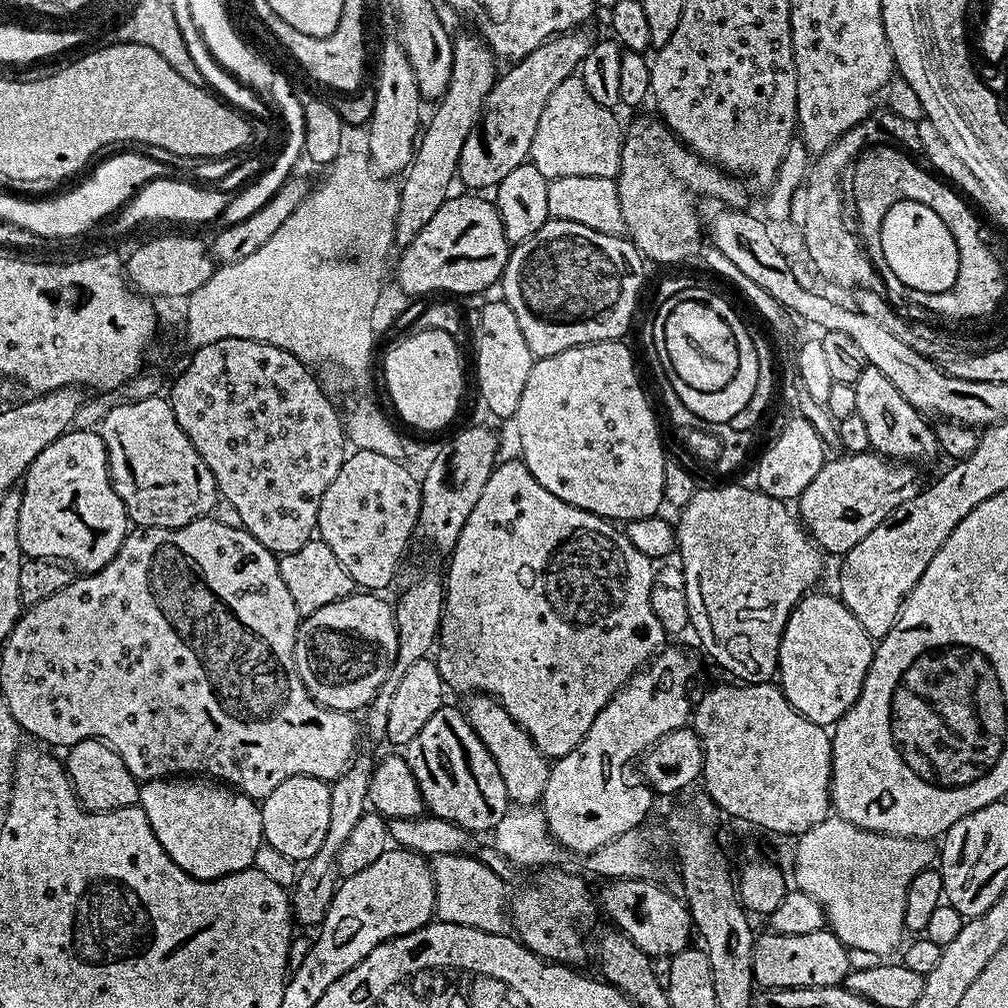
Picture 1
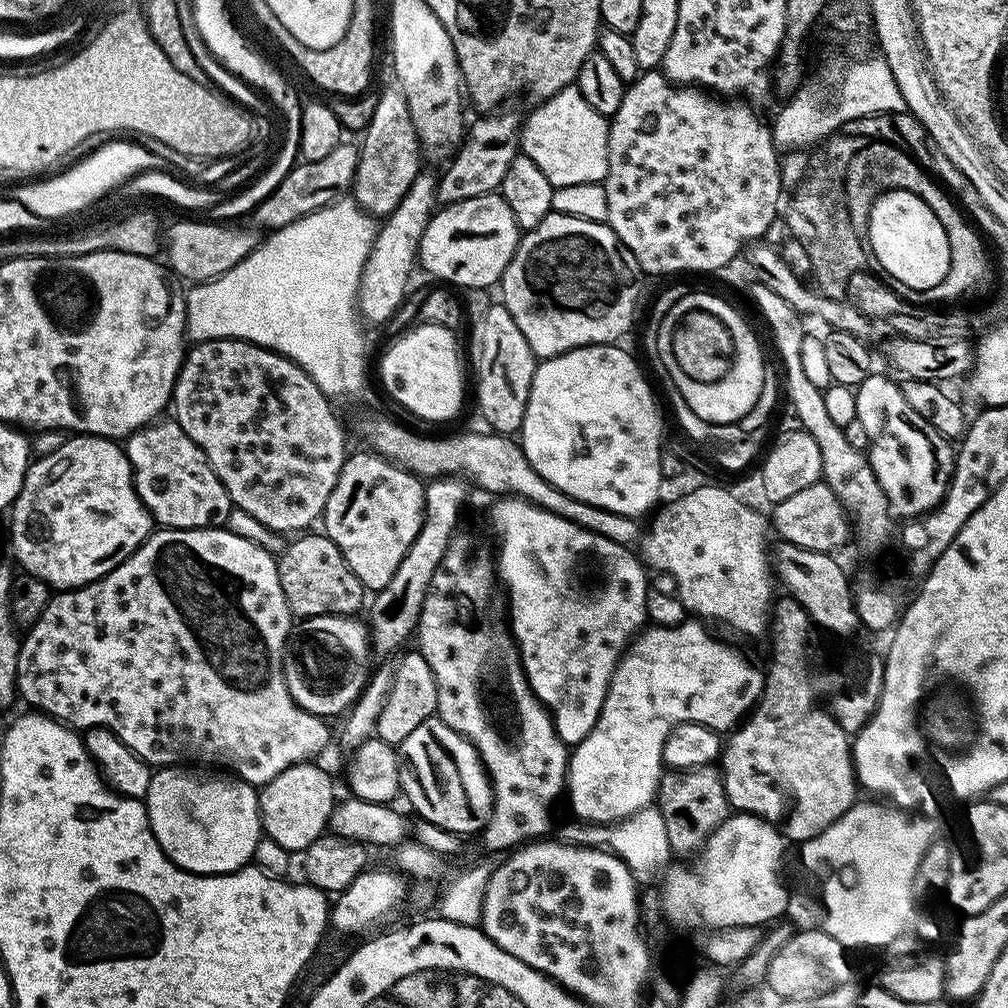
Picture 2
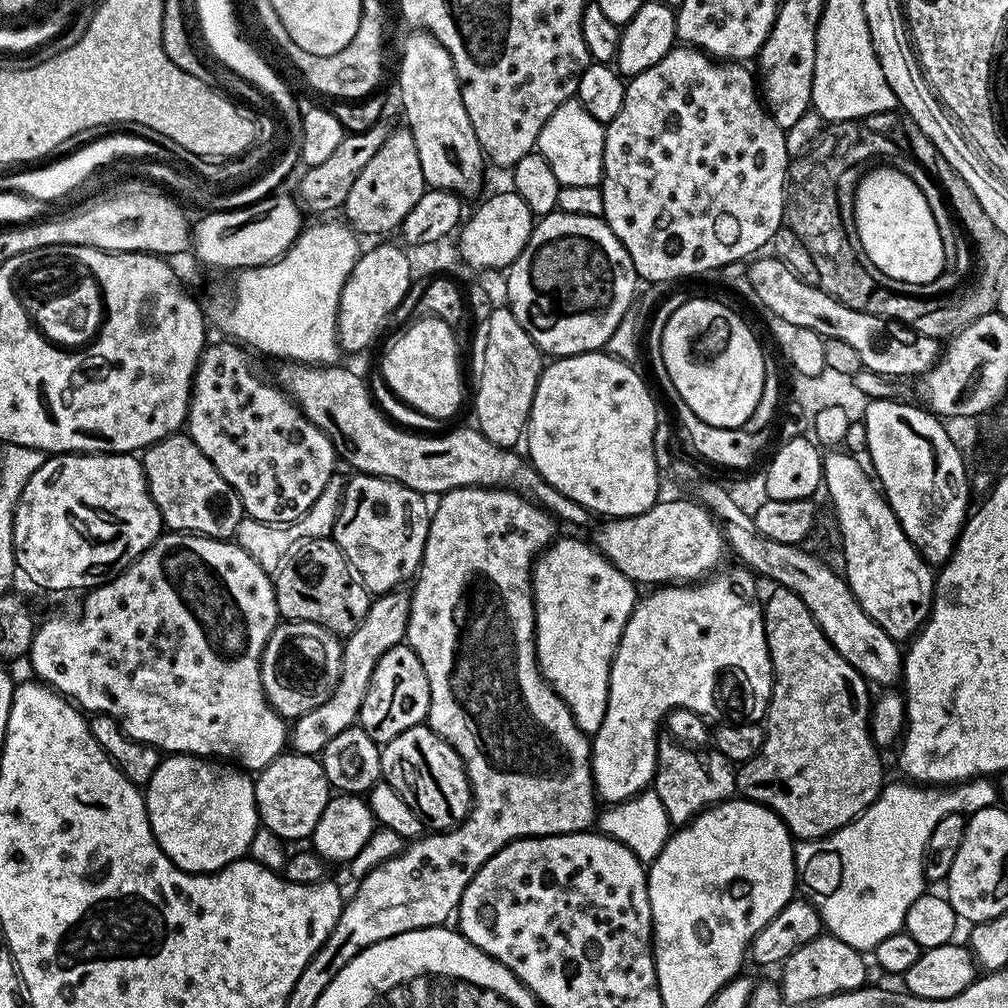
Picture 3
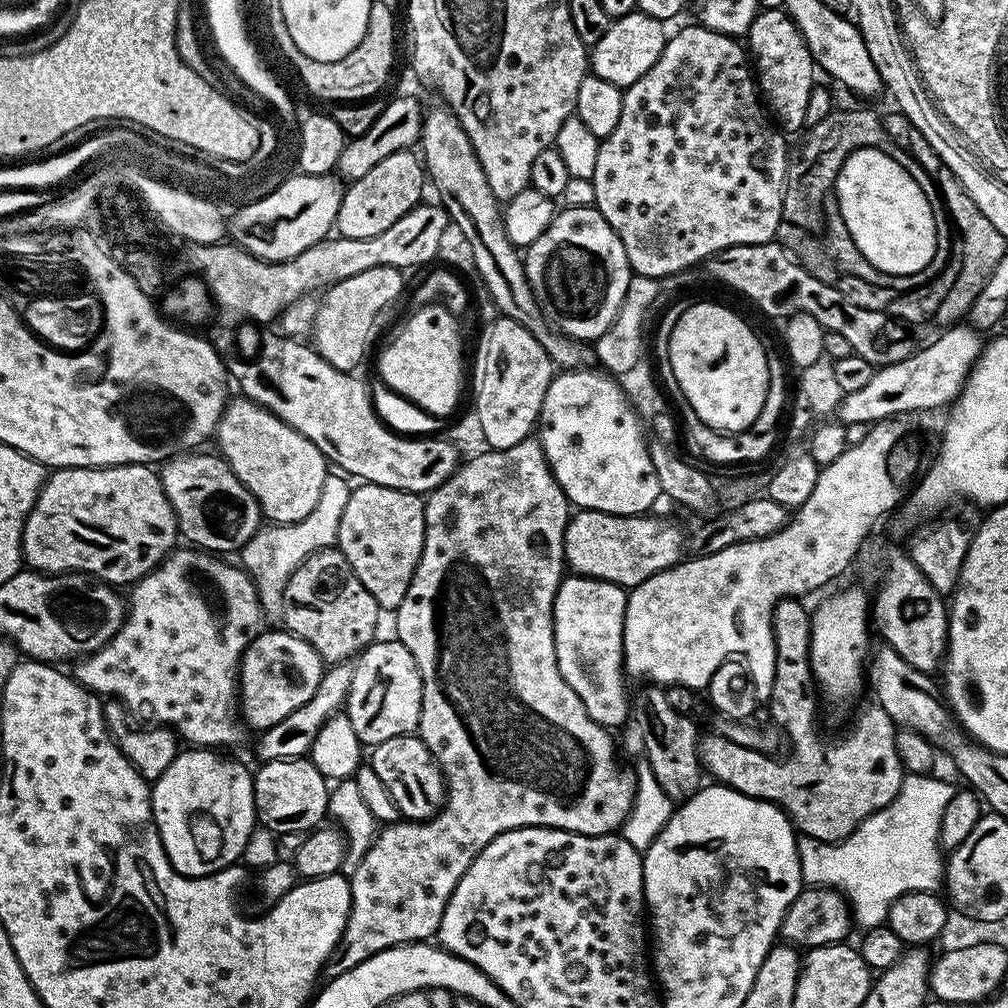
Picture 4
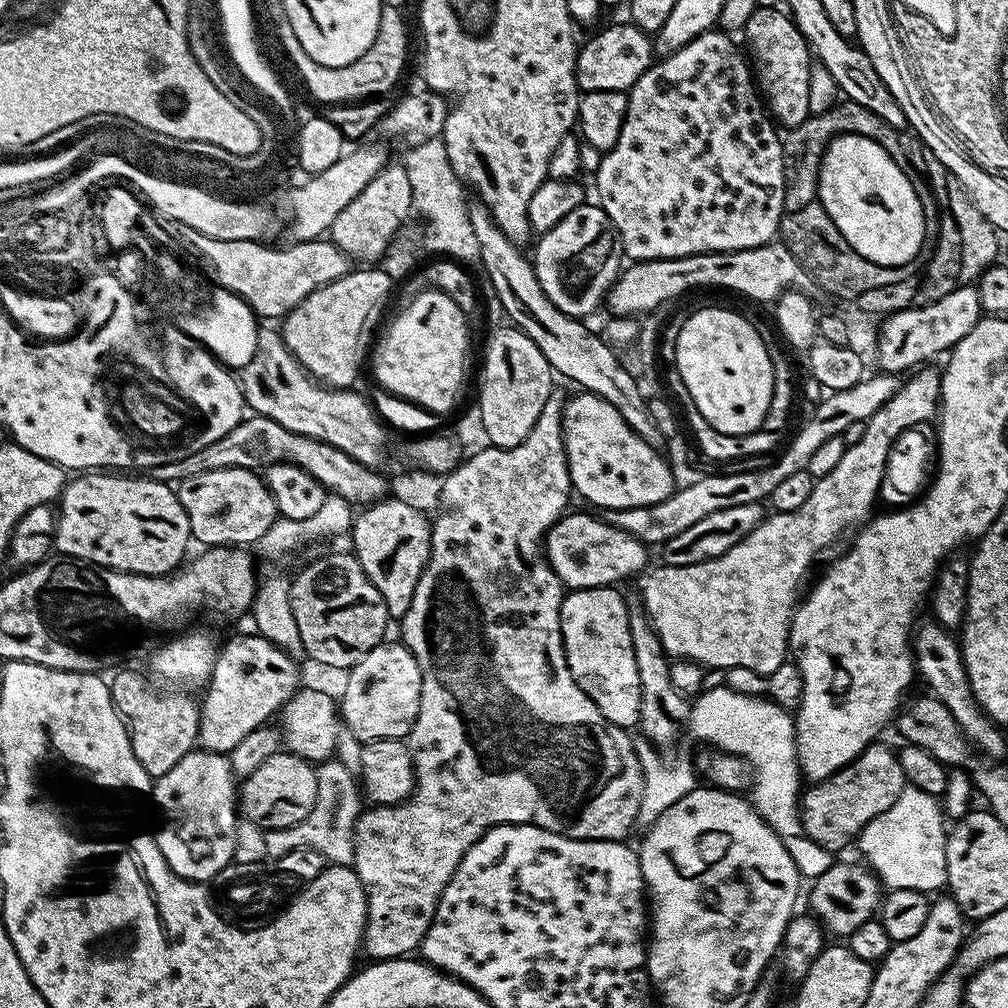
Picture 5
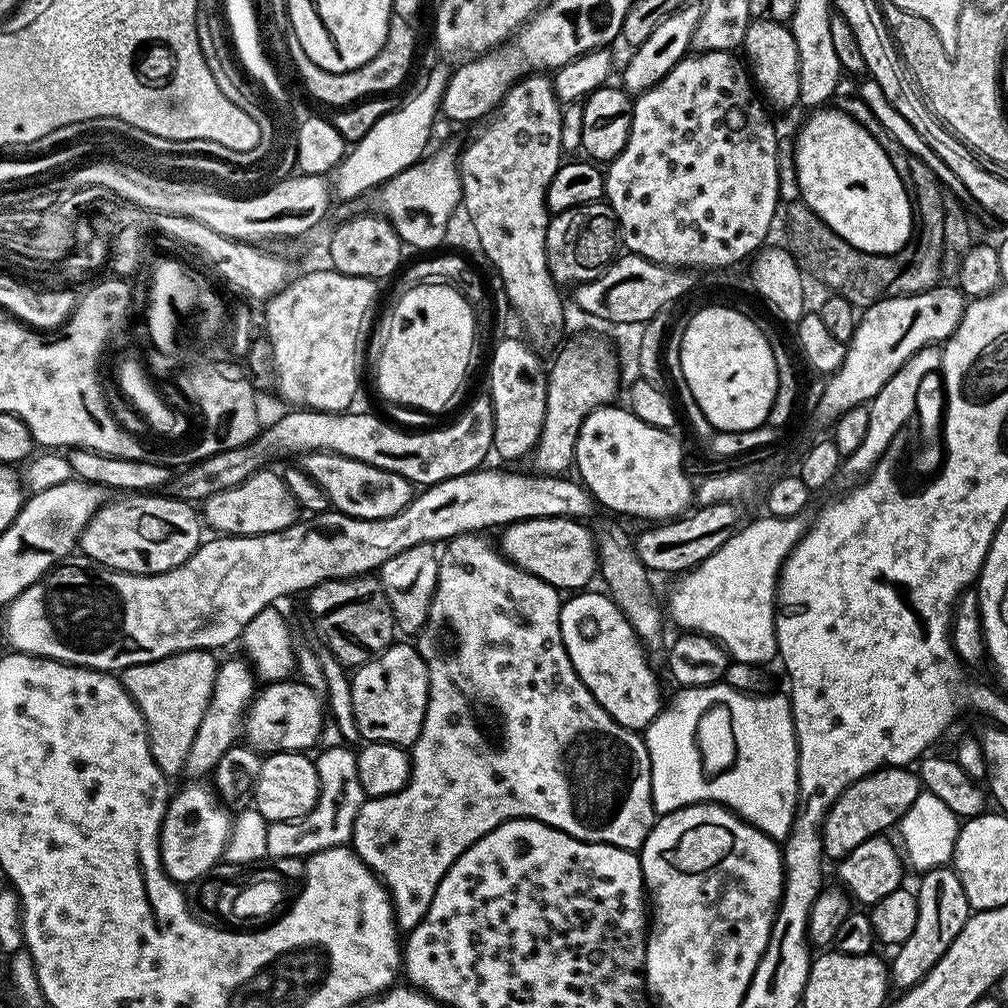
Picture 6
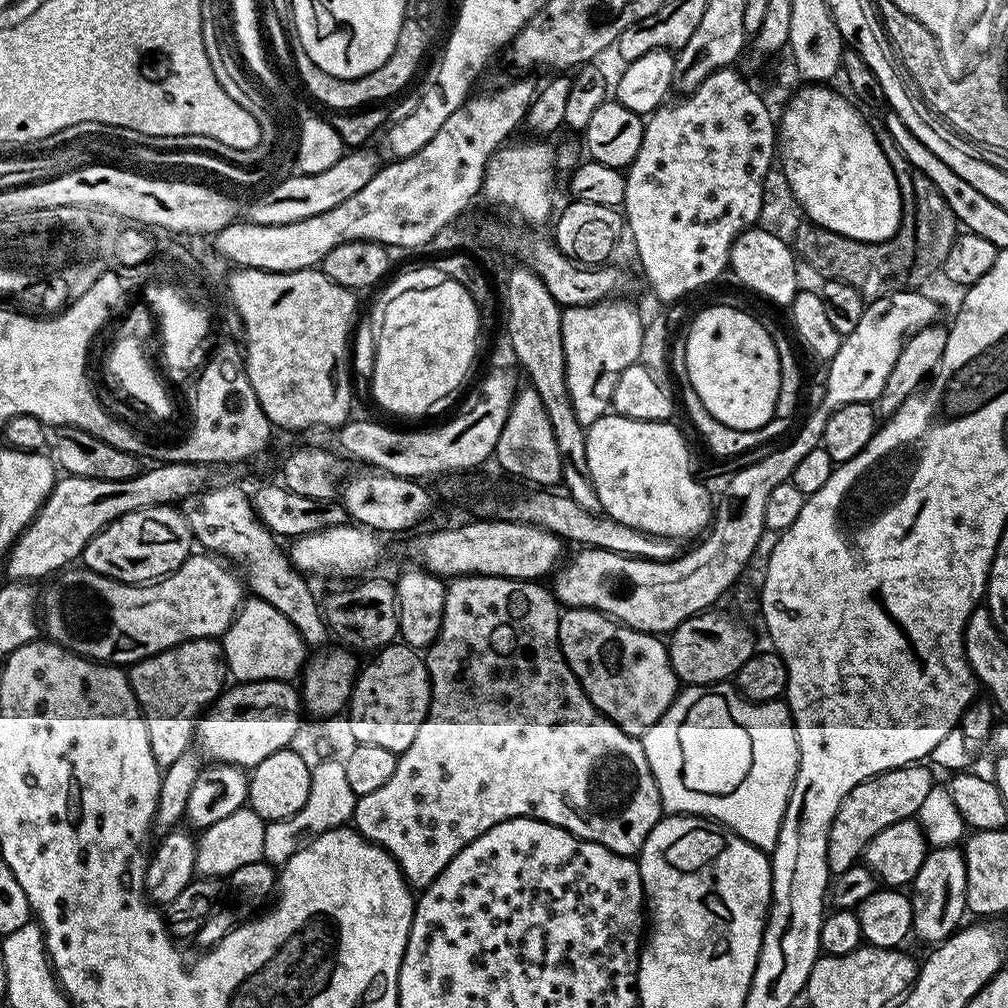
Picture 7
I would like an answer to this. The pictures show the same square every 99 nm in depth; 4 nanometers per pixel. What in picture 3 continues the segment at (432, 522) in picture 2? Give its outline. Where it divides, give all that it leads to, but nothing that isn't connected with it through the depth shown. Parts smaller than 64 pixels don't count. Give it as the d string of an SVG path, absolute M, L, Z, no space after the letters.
M397 590L377 595L369 603L366 618L362 618L362 626L358 626L358 630L354 630L343 641L344 654L340 671L342 691L330 694L330 698L322 702L322 706L314 706L314 710L295 717L293 724L296 725L291 725L287 738L291 751L303 756L319 757L330 738L338 738L342 730L353 727L359 721L362 698L366 696L366 686L370 684L374 666L378 666L378 658L382 658L386 650L405 643L409 618L410 596L407 591Z

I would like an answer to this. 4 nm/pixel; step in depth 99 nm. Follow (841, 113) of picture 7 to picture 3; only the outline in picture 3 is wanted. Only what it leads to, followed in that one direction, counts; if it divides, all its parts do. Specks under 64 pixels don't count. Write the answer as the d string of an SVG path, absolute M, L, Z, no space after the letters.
M899 167L872 168L865 176L863 173L857 179L852 206L859 251L862 256L864 251L863 259L880 276L935 285L938 274L944 269L942 234L938 234L938 222L934 222L922 190L918 190L903 170Z

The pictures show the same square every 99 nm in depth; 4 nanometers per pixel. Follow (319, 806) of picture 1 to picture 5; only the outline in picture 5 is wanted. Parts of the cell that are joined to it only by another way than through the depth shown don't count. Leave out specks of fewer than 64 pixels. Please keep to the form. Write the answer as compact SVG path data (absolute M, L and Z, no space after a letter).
M277 754L262 762L243 784L240 796L242 812L247 819L265 830L289 828L312 812L318 795L318 772L309 761L301 760L295 754Z

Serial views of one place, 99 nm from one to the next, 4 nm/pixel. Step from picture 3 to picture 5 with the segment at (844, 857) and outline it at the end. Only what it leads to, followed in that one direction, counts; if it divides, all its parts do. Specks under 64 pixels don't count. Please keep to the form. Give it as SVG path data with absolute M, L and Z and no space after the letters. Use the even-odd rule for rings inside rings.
M723 686L718 688L709 688L707 690L701 691L699 695L695 697L694 703L692 704L692 713L688 719L687 731L692 732L692 736L696 740L701 740L702 745L711 746L713 749L719 750L721 752L729 752L735 756L742 756L748 761L749 766L751 766L754 773L754 779L750 789L750 800L754 805L757 812L759 812L762 819L764 819L767 824L769 824L772 829L779 834L780 841L786 846L786 850L790 854L790 858L794 858L796 863L796 868L804 878L815 878L826 874L826 870L832 863L834 863L833 853L828 852L822 846L818 846L818 842L814 842L814 838L810 838L810 834L806 829L804 829L804 821L802 819L802 773L800 771L800 761L796 754L796 725L794 723L794 716L787 707L781 706L779 703L773 702L768 698L761 698L760 696L751 696L746 693L735 692L732 688ZM905 787L898 802L874 818L858 837L860 852L867 867L876 873L885 889L913 888L932 894L935 888L943 889L948 882L946 874L946 813L941 801L929 792Z

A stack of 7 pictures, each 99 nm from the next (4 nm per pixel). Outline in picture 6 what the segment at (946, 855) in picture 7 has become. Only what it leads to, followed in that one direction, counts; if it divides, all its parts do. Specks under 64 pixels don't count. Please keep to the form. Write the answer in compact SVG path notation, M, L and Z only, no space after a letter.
M951 866L931 868L919 877L920 888L915 889L918 902L918 922L914 922L914 934L895 949L896 957L890 960L890 984L893 989L913 988L922 977L946 954L950 942L958 938L958 930L968 921L970 909L966 902L966 890L958 882L956 869Z

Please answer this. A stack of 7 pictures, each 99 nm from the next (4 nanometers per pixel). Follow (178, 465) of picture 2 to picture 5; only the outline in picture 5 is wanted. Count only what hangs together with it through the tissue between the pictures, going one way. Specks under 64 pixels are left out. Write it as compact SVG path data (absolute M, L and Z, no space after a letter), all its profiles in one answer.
M209 468L208 471L190 476L179 481L178 495L180 504L186 510L191 539L201 540L204 546L248 546L255 545L270 530L270 526L278 519L276 503L272 491L268 489L263 479L256 477L257 473L250 468Z

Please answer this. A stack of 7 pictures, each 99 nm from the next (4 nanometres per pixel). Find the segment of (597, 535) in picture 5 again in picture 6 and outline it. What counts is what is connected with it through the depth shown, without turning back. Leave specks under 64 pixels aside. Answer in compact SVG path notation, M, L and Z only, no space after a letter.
M565 516L554 518L534 518L533 520L519 520L517 524L509 524L499 533L499 551L506 559L512 561L522 570L542 578L547 584L553 584L558 590L584 590L598 572L598 553L596 550L596 538L593 529L587 523L578 520L567 520Z

